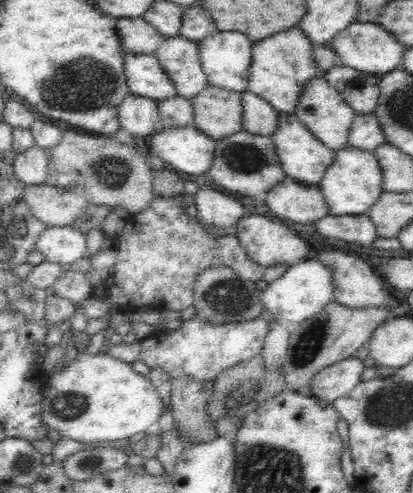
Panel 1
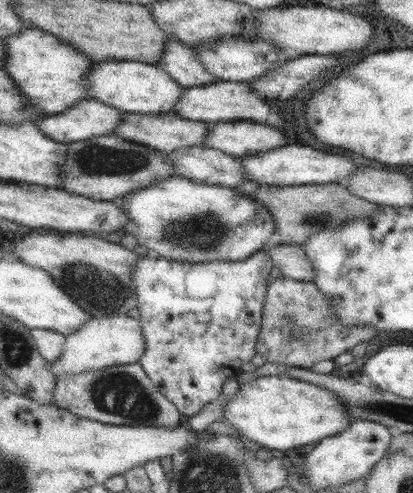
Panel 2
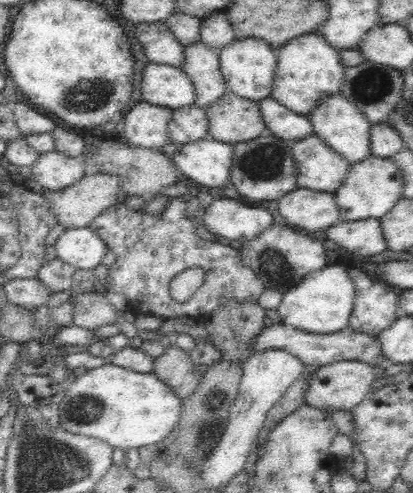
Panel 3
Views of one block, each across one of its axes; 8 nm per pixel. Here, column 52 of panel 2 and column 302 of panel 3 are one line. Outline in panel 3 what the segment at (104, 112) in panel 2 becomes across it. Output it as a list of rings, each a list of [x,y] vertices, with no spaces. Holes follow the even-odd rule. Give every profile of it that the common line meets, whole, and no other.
[[[272,96],[260,100],[260,112],[262,112],[262,122],[266,124],[266,132],[270,132],[280,140],[296,142],[314,134],[310,118],[290,112]]]

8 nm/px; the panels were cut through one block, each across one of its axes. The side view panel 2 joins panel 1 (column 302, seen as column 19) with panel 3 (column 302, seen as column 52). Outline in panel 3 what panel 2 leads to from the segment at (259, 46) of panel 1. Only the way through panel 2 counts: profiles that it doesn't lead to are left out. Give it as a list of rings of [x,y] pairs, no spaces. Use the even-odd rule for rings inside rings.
[[[318,32],[294,38],[286,46],[278,48],[276,54],[278,54],[278,68],[270,96],[276,98],[290,112],[308,118],[312,110],[324,100],[324,96],[330,94],[340,96],[340,90],[346,80],[346,68],[342,66],[340,50],[326,44],[326,40]]]

